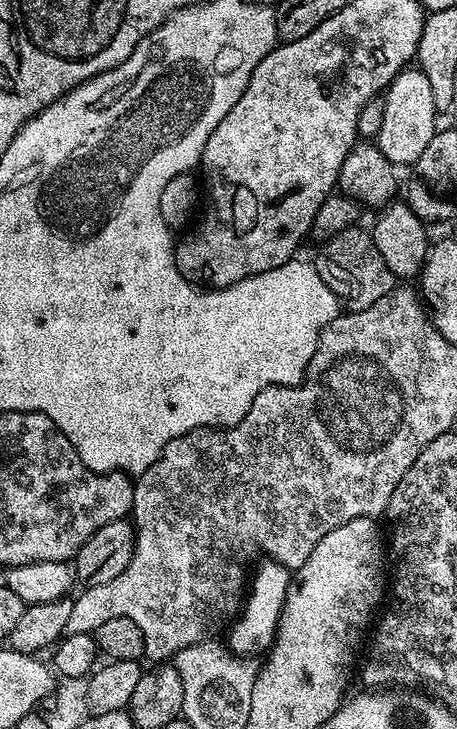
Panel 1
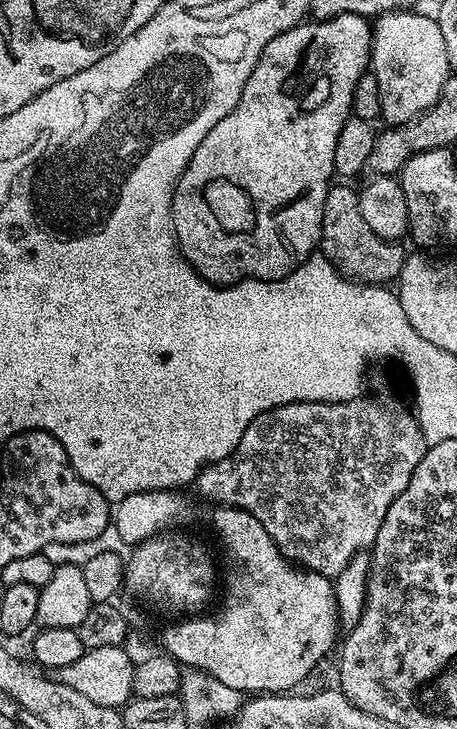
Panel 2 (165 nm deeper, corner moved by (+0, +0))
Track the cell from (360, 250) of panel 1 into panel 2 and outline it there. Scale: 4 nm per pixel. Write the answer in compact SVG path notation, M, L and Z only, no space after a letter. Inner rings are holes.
M336 182L329 187L324 203L319 251L349 280L359 280L361 284L391 285L399 277L404 265L405 245L378 238L378 234L370 230L370 225L362 218L357 189L352 189L348 184L351 183Z

